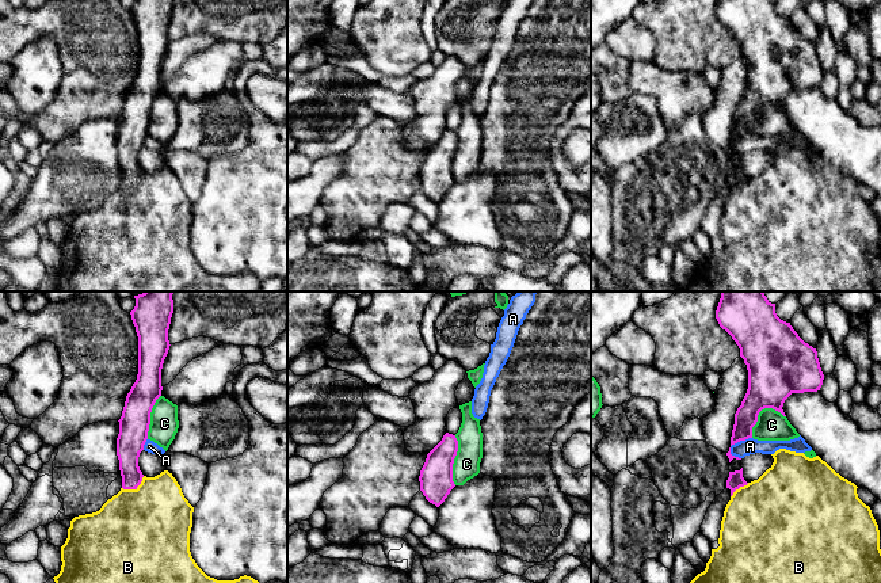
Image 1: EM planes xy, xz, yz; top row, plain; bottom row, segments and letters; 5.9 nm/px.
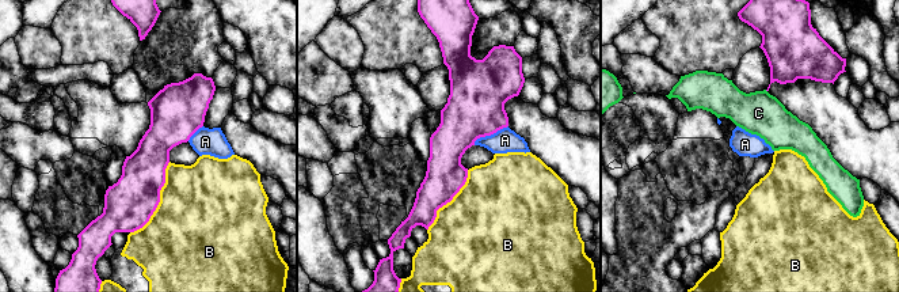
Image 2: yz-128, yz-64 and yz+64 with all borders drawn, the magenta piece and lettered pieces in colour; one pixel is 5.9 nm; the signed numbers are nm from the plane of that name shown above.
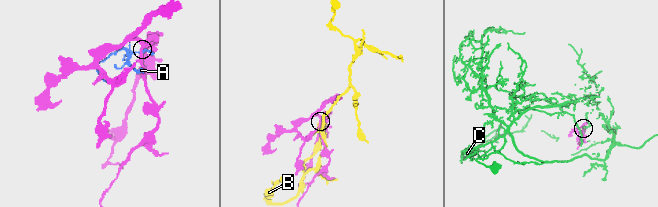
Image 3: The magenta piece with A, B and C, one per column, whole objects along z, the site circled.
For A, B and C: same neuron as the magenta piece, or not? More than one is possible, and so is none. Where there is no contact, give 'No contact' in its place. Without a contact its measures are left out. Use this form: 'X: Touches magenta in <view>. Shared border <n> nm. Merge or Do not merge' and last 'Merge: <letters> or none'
A: Touches magenta in yz. Shared border 170 nm. Do not merge
B: Touches magenta in xy. Shared border 150 nm. Do not merge
C: Touches magenta in yz. Shared border 240 nm. Do not merge
Merge: none

